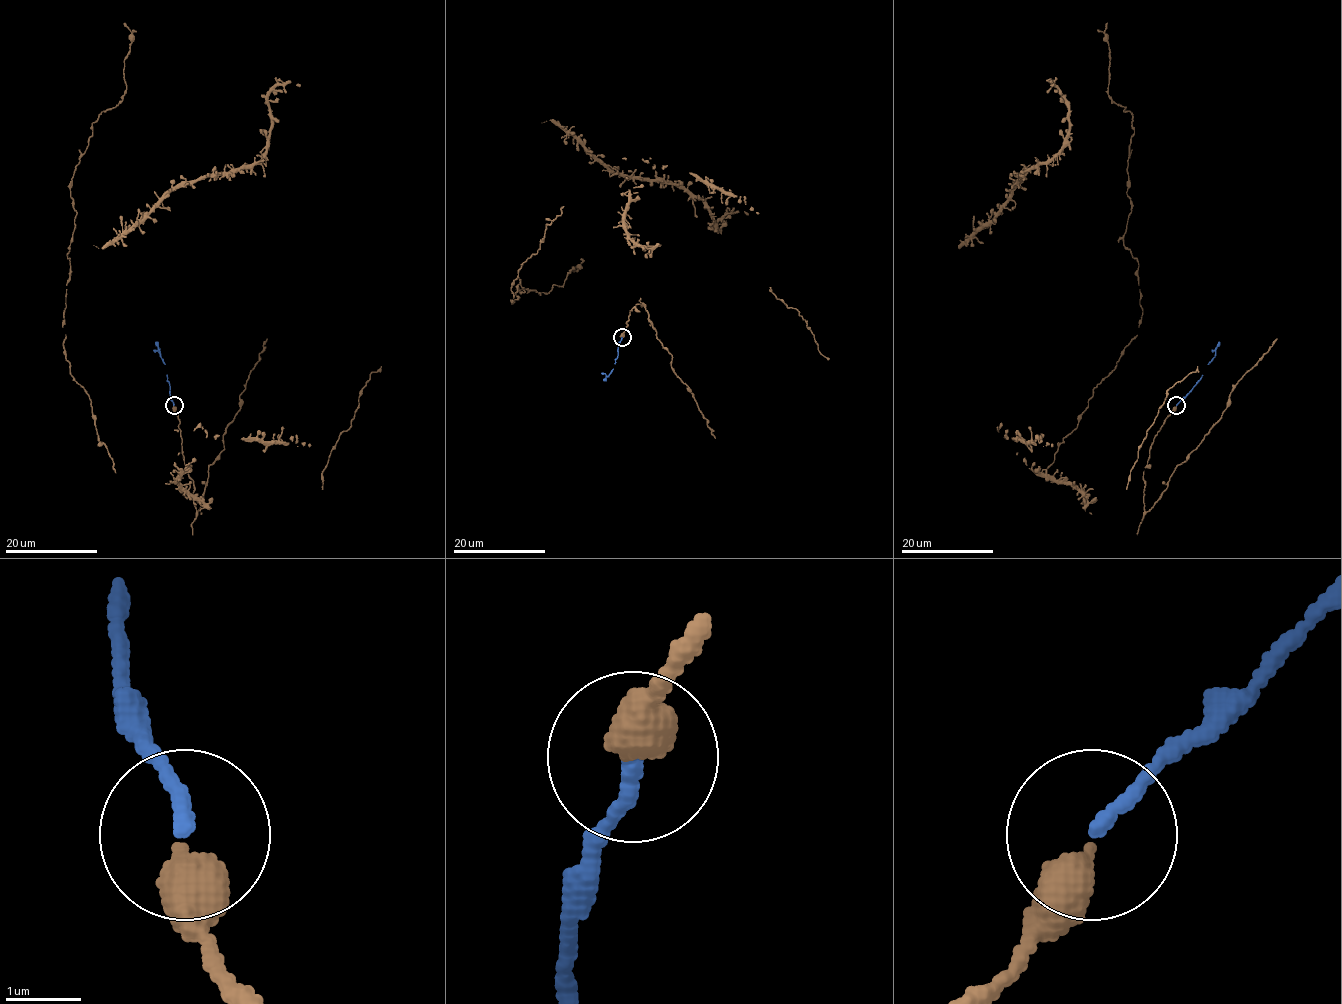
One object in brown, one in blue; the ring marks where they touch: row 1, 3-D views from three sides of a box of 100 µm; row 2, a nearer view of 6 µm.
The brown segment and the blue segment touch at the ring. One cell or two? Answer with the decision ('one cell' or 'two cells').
one cell

